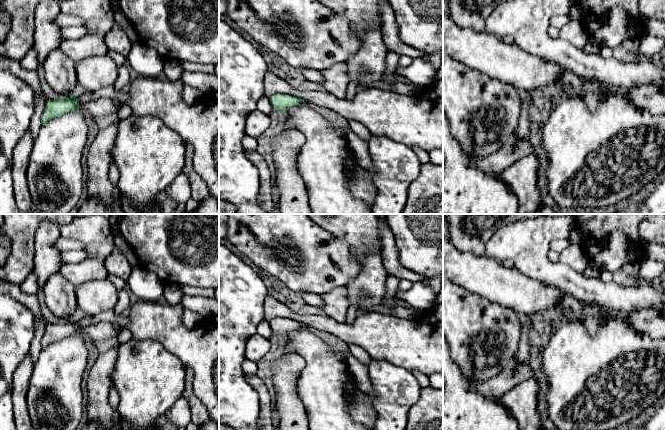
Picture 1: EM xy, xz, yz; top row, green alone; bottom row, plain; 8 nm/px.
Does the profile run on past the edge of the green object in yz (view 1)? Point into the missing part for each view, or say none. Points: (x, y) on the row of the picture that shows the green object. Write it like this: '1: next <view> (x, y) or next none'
1: next none

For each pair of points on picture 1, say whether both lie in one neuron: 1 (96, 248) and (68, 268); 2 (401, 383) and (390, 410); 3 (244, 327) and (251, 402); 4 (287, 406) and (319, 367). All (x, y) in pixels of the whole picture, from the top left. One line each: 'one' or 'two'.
1: one
2: one
3: one
4: two

